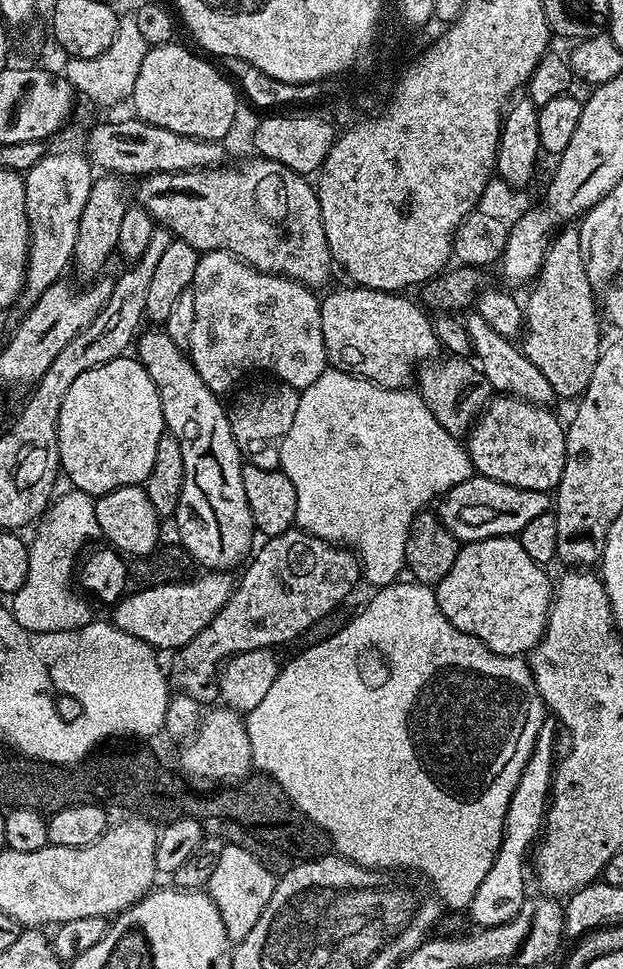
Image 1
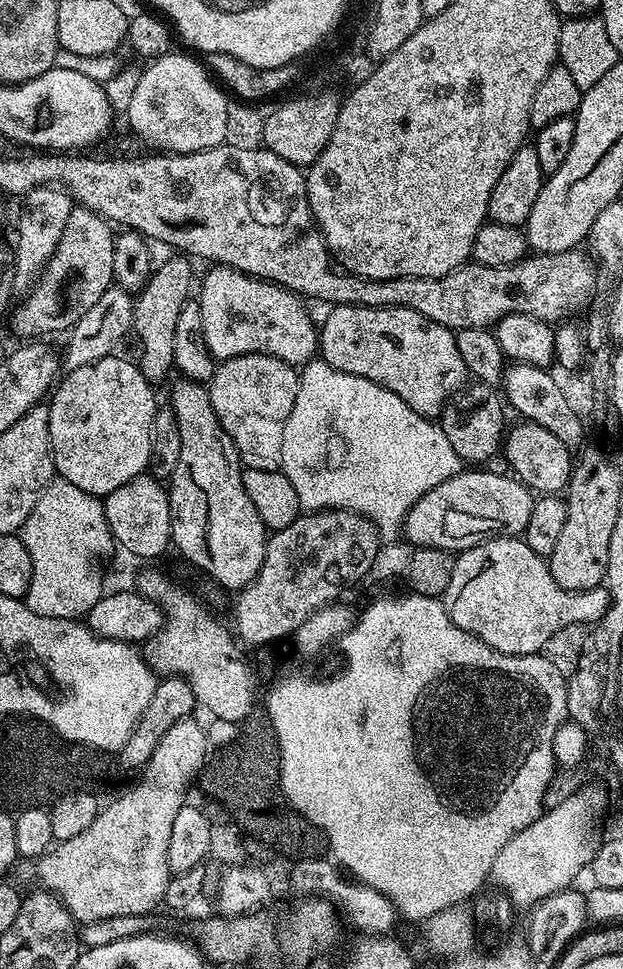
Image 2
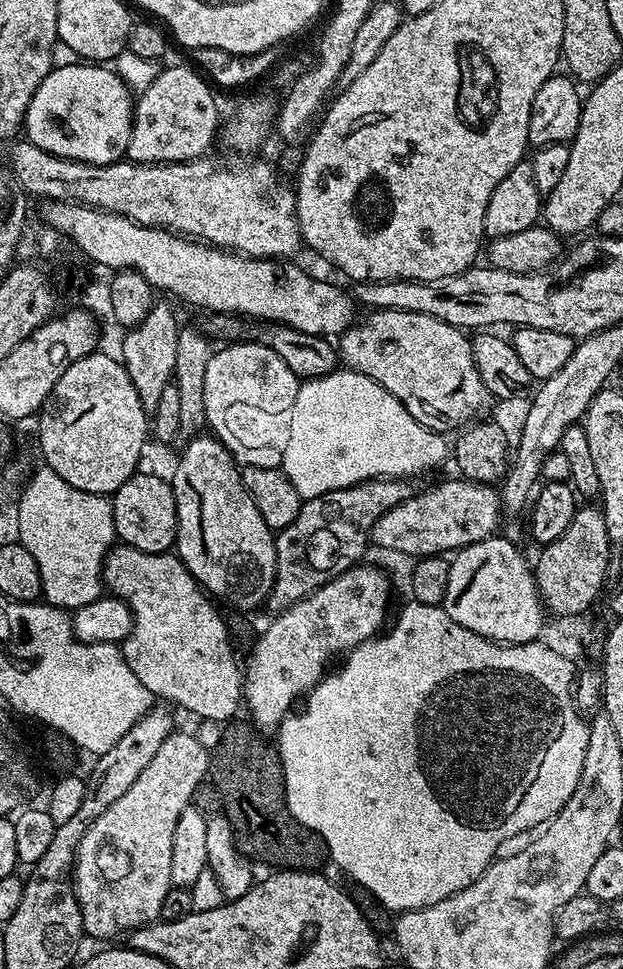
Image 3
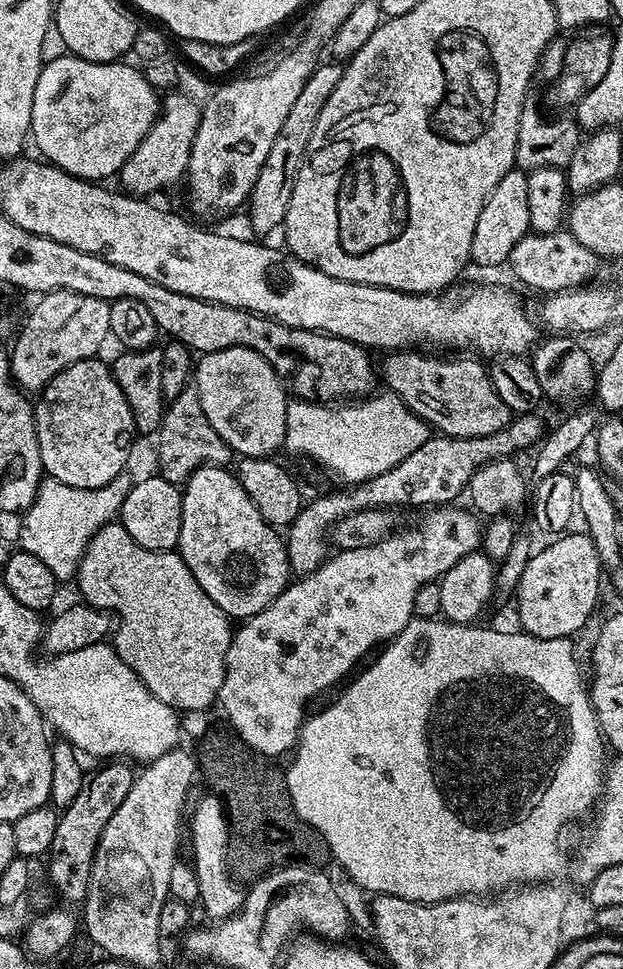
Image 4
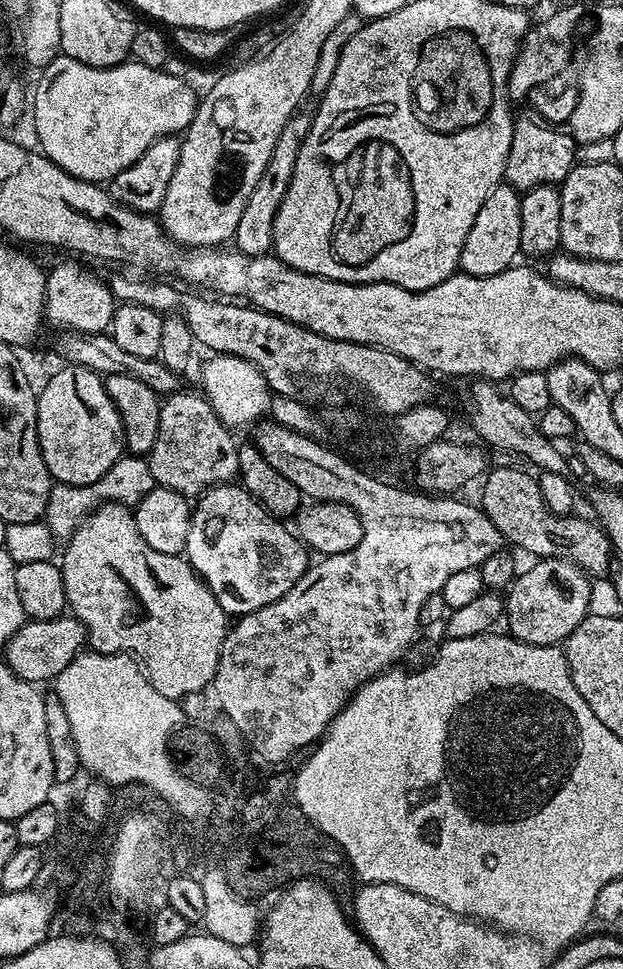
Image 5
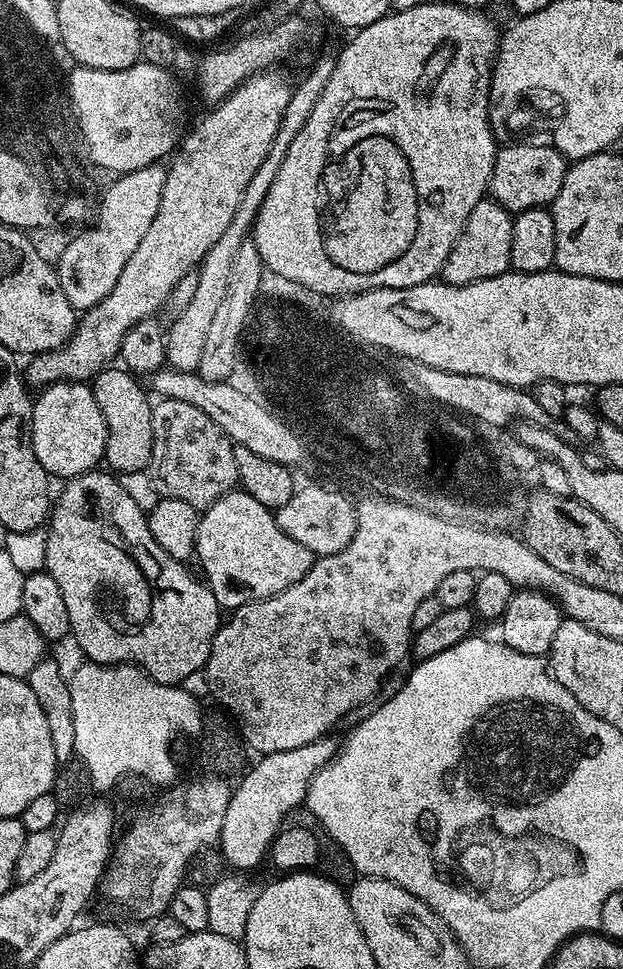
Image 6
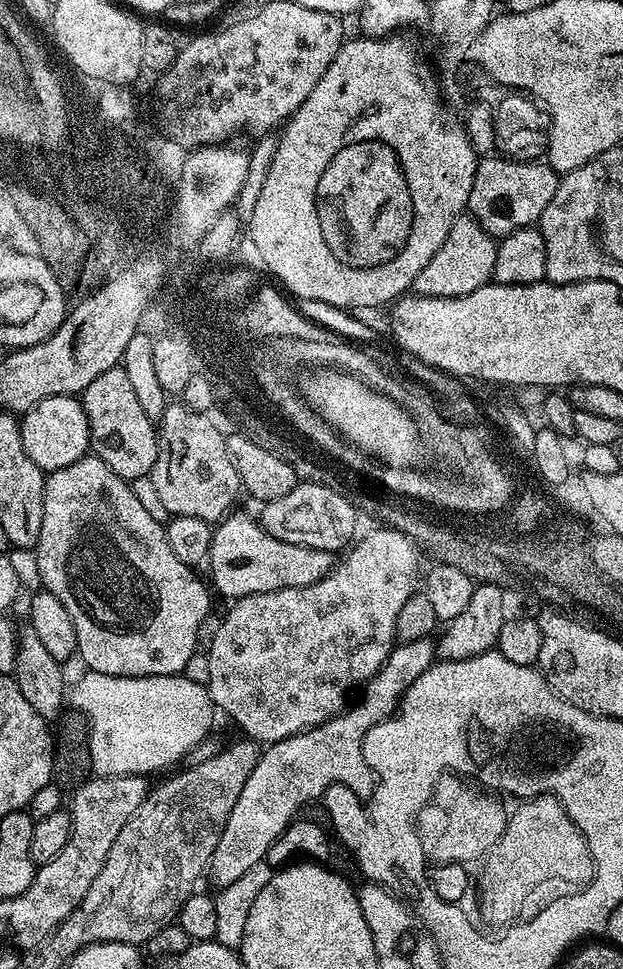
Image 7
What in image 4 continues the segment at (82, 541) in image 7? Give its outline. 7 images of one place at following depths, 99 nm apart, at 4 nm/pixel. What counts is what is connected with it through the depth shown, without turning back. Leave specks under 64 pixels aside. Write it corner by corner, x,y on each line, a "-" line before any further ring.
107,524
86,546
84,557
74,577
74,584
80,587
79,599
92,608
103,608
118,623
114,628
114,647
130,670
166,706
181,713
190,710
208,710
217,703
222,682
226,654
234,631
230,617
198,586
194,574
186,566
179,551
155,552
146,550
126,534
123,524

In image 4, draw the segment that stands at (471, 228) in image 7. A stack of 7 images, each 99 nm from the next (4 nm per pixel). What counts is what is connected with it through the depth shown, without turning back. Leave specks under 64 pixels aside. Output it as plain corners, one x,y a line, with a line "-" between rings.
517,167
512,168
504,175
502,182
498,182
498,186
494,186
490,198
486,198
486,206
482,206
482,214
478,214
478,226
474,226
474,242
470,242
473,265
481,264
484,268
496,268
499,264
500,267
507,265
510,250
514,250
514,246
518,246
518,242
522,242
522,238
530,231
529,199
528,173

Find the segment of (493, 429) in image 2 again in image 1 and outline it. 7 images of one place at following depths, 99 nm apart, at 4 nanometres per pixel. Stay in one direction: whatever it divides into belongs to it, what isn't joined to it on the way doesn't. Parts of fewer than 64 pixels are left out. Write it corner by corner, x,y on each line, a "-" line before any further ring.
445,355
444,360
441,358
433,359
431,362
424,362
419,365
418,371
414,376
414,384
418,389
422,402
426,402
426,410
438,418
438,426
446,430
451,436
457,438
467,437
472,430
472,425
488,406
489,400
493,399
494,393
490,382
486,382
486,374
471,359
463,356

